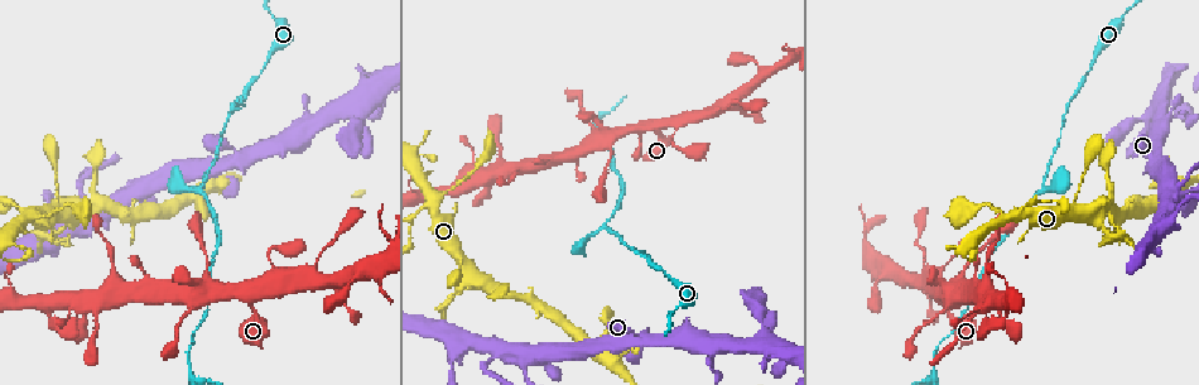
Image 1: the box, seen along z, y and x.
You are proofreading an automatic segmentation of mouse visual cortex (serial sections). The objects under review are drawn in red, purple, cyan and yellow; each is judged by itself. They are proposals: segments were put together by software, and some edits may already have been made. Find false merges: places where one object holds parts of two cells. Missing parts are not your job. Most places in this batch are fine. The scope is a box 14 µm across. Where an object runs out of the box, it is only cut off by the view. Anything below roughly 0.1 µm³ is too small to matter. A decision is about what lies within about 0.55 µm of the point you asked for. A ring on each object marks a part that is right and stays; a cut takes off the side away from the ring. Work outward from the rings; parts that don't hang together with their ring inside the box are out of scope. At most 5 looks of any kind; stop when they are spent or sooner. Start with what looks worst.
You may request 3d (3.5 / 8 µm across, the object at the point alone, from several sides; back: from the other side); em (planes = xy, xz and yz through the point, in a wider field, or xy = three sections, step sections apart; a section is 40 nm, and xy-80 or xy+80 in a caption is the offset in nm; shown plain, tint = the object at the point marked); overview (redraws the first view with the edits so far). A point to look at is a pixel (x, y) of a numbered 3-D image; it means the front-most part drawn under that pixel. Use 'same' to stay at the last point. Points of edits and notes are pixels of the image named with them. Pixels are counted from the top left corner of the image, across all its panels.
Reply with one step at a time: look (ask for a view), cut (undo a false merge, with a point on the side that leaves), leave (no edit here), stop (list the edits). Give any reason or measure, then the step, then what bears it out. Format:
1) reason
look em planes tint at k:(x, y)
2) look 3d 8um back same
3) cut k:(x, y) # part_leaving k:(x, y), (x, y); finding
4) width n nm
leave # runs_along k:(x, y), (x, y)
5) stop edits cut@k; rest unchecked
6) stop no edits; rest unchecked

three-way junction
look 3d 3.5um at 1:(1041, 186)

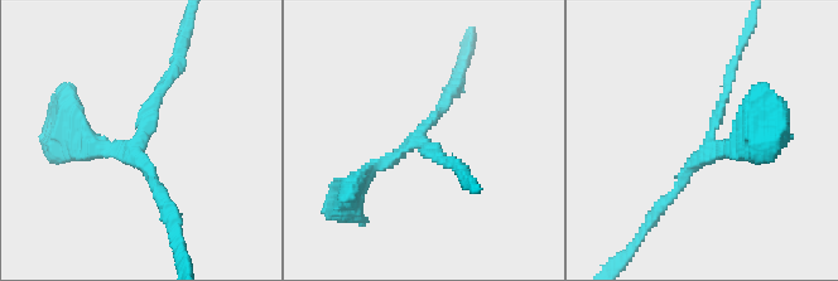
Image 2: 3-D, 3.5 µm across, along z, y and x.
now the EM
look em xy step 2 tint at 2:(419, 140)

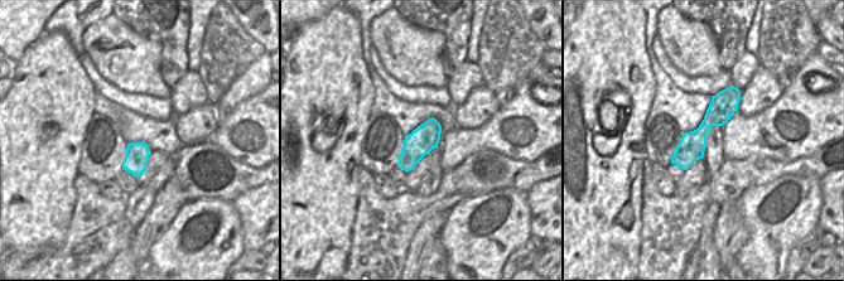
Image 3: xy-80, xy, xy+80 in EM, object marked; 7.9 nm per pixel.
cut it another way
look em planes tint same

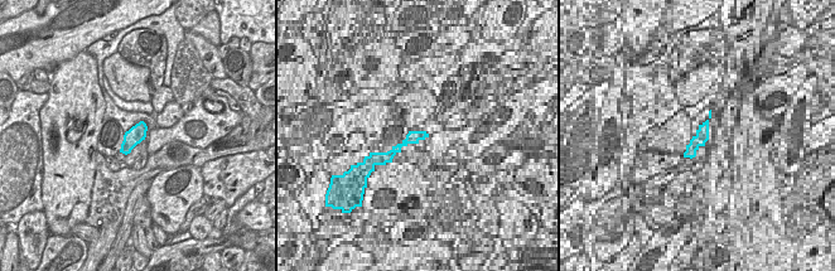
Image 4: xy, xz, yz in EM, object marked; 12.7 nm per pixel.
arm_widths 100, 150, 200 nm
leave # runs_along 2:(172, 77), (136, 146), (67, 131); all the same cell

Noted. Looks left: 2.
three-way junction
look 3d 3.5um at 1:(1100, 222)

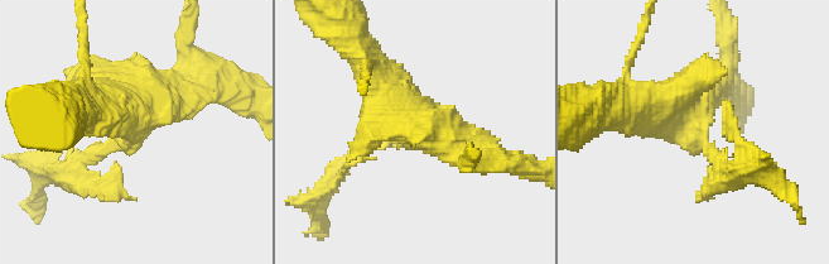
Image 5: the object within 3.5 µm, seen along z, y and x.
now the EM
look em planes tint at 5:(694, 129)

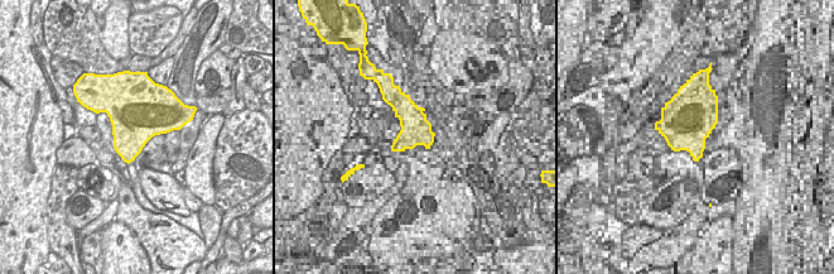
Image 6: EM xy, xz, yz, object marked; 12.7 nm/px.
leave # runs_along 5:(642, 110), (688, 106), (723, 180); continuous, no second cell

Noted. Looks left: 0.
stop no edits; rest unchecked

